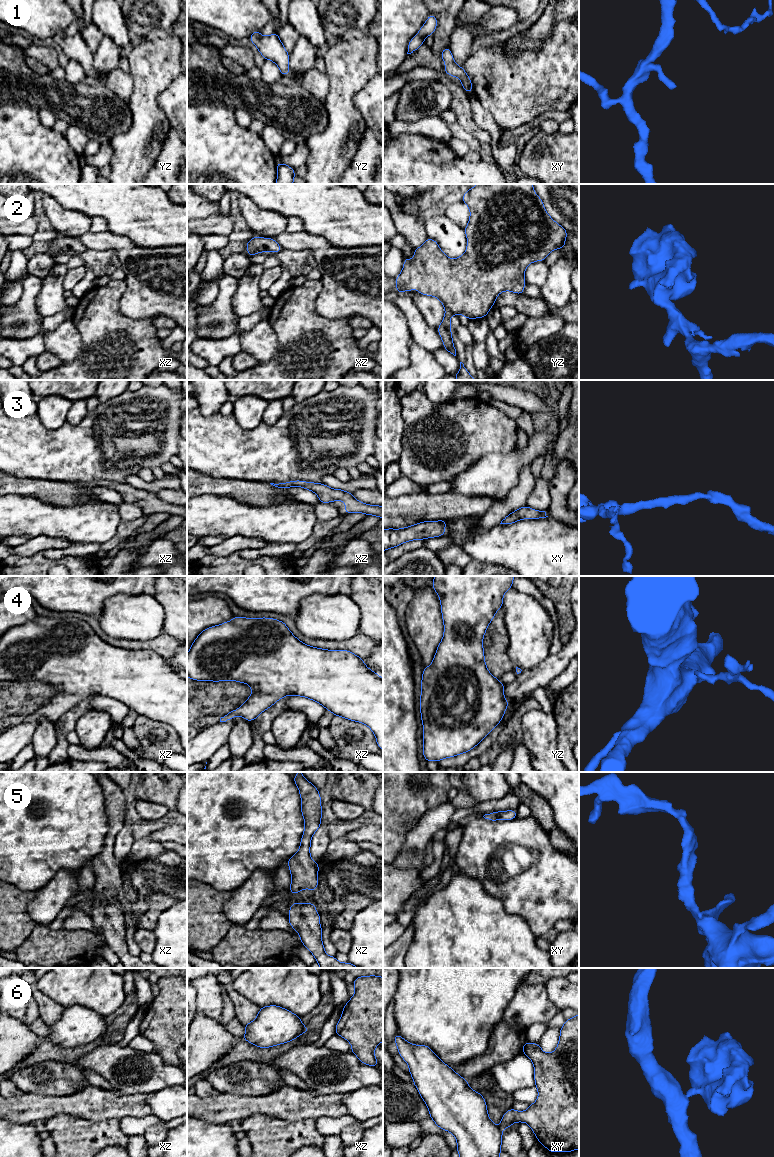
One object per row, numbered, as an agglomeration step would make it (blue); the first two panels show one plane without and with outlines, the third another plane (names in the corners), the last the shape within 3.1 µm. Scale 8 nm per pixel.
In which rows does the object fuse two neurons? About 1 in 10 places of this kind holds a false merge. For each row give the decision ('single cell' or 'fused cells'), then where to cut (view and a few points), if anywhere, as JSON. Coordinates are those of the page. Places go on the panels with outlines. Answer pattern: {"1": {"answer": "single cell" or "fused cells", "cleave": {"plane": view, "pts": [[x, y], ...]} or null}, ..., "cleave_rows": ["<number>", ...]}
{"1": {"answer": "single cell", "cleave": null}, "2": {"answer": "single cell", "cleave": null}, "3": {"answer": "single cell", "cleave": null}, "4": {"answer": "single cell", "cleave": null}, "5": {"answer": "single cell", "cleave": null}, "6": {"answer": "fused cells", "cleave": {"plane": "xy", "pts": [[499, 1127], [502, 1129]]}}, "cleave_rows": ["6"]}

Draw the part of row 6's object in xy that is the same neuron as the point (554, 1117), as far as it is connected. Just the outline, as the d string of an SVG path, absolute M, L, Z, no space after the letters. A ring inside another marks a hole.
M579 1014L566 1019L553 1053L545 1053L539 1044L530 1042L524 1043L521 1052L533 1062L538 1098L526 1111L511 1108L505 1112L500 1128L509 1128L514 1122L525 1122L550 1153L570 1153L579 1149Z

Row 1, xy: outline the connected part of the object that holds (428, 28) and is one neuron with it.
M430 14L424 25L420 28L419 32L410 40L407 54L413 53L422 44L424 44L425 38L433 35L436 27L437 18L433 14Z

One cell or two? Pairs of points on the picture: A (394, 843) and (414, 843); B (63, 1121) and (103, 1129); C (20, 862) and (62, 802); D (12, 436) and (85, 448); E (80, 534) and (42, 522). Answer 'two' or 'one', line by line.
A: two
B: one
C: one
D: one
E: one

